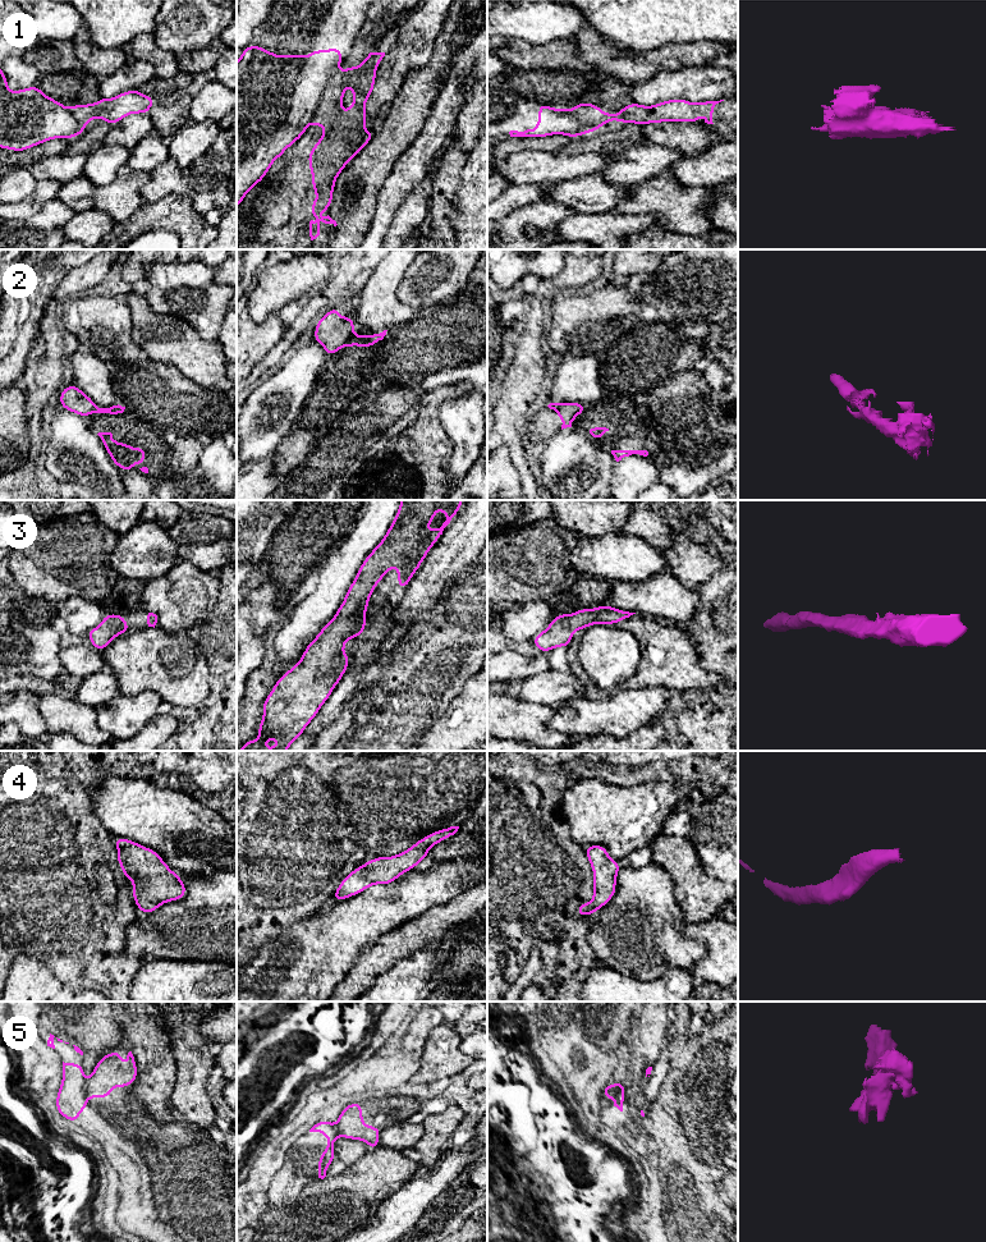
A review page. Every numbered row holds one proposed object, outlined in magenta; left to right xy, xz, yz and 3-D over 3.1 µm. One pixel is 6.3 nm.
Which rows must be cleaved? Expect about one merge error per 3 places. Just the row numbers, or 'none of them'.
1, 2, 5

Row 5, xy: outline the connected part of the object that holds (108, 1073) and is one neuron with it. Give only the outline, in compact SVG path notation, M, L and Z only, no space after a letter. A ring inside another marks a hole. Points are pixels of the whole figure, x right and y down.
M111 1051L97 1060L86 1085L86 1096L110 1097L113 1087L128 1087L137 1081L137 1063L132 1051L127 1055L127 1067L121 1067L121 1054Z

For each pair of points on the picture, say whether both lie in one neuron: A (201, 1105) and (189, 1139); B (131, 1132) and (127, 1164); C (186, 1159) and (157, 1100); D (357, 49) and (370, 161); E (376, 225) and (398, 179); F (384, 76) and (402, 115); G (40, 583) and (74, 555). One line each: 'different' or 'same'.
A: different
B: different
C: different
D: different
E: same
F: different
G: same

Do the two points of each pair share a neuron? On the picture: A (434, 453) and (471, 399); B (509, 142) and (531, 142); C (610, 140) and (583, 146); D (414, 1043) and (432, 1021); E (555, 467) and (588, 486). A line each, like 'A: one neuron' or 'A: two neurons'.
A: two neurons
B: one neuron
C: one neuron
D: one neuron
E: one neuron

